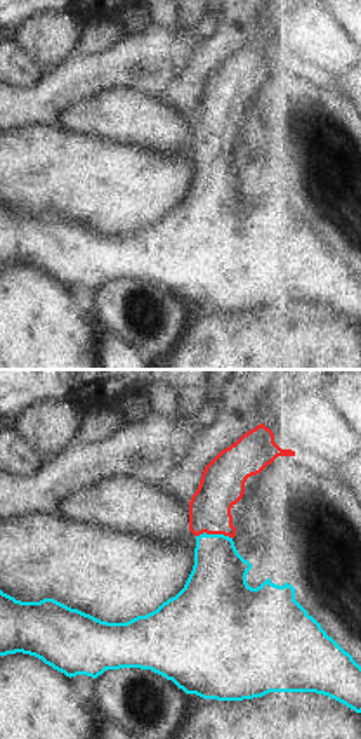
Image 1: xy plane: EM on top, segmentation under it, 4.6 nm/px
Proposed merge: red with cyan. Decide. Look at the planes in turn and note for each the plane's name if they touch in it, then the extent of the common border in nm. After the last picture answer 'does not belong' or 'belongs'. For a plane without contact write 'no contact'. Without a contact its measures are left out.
contact in xy; length 170 nm

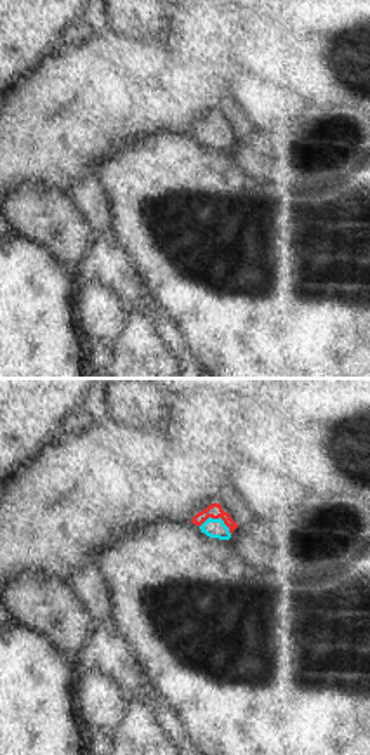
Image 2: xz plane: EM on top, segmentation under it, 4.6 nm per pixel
contact in xz; length 160 nm

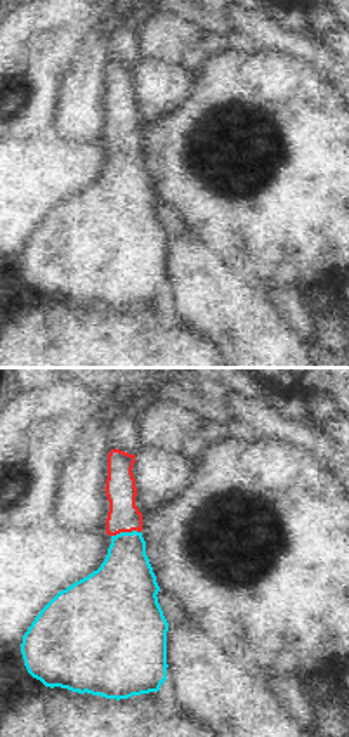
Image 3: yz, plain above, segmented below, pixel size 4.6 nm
contact in yz; length 140 nm

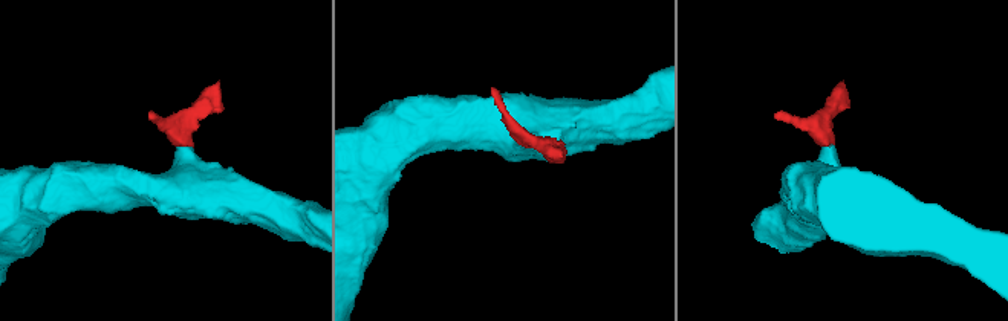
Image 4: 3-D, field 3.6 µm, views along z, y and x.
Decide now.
belongs

